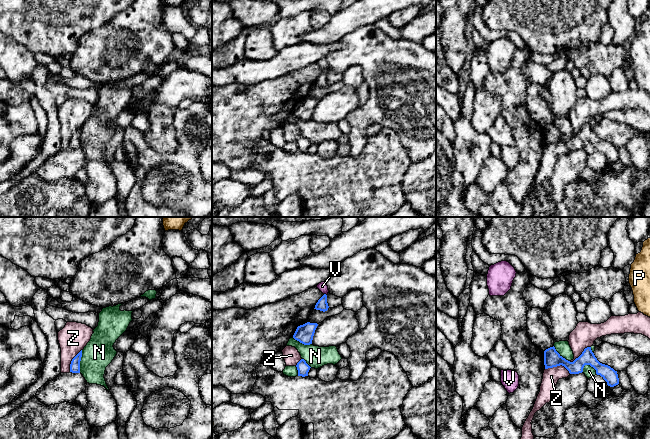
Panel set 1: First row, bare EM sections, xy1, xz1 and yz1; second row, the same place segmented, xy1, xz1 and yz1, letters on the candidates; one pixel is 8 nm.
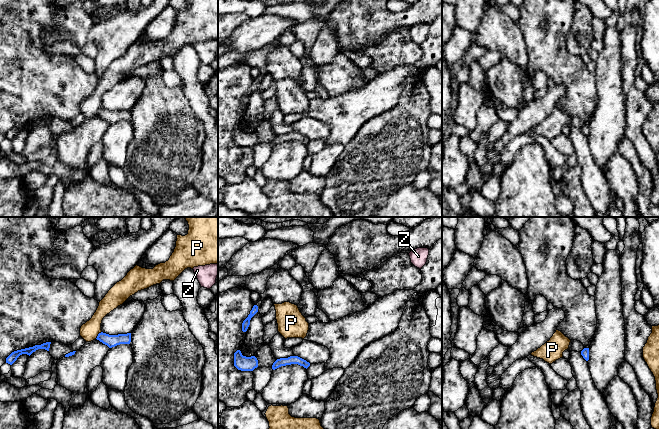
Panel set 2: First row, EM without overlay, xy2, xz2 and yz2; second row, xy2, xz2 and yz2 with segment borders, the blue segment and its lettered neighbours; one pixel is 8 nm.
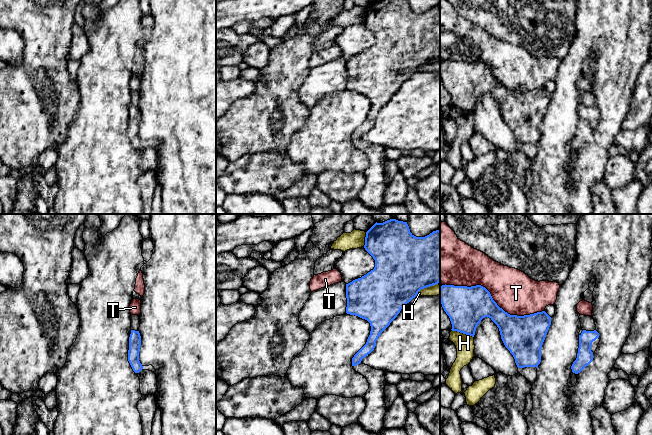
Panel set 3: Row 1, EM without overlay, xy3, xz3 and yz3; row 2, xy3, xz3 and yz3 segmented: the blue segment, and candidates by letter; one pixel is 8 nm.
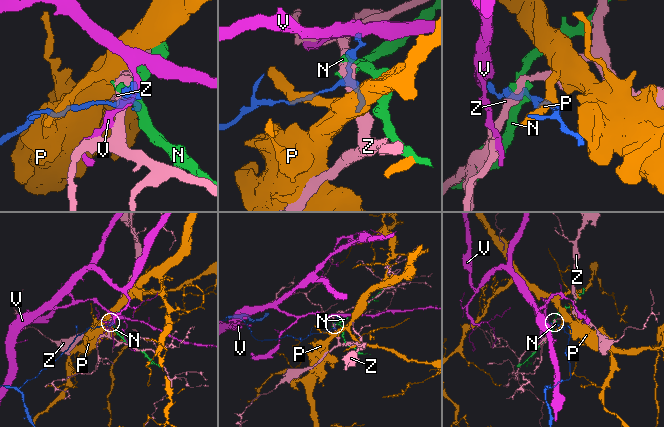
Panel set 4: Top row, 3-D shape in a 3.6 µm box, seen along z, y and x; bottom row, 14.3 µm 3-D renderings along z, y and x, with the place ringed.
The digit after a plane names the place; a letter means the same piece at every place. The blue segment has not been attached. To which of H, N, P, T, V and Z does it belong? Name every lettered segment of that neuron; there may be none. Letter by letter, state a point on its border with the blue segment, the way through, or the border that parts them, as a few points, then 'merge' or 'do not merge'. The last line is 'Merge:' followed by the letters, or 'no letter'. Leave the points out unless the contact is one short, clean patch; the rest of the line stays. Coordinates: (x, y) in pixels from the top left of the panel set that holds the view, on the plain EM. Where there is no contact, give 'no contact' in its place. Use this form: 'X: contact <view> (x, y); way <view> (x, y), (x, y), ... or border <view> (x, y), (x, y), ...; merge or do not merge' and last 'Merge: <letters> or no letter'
H: contact yz3 (462, 108); do not merge
N: contact xy1 (80, 136); border xy1 (82, 126), (79, 148); do not merge
P: contact xy2 (98, 111); border xy2 (101, 107), (95, 114); do not merge
T: contact yz3 (492, 74); do not merge
V: contact xz1 (325, 70); border xz1 (324, 69), (326, 71); do not merge
Z: contact yz1 (558, 141); border yz1 (545, 144), (562, 141), (570, 149); do not merge
Merge: no letter

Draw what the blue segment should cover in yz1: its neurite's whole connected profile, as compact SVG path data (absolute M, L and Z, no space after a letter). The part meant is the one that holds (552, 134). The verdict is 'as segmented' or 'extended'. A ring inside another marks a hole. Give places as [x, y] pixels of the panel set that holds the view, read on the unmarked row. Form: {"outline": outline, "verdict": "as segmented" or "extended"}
{"outline": "M554 122L550 123L544 127L544 141L545 145L562 141L570 150L582 149L584 142L590 141L596 146L596 150L607 158L608 162L614 163L619 160L617 147L608 141L600 139L592 128L591 123L585 124L582 130L573 138L563 134Z", "verdict": "as segmented"}

